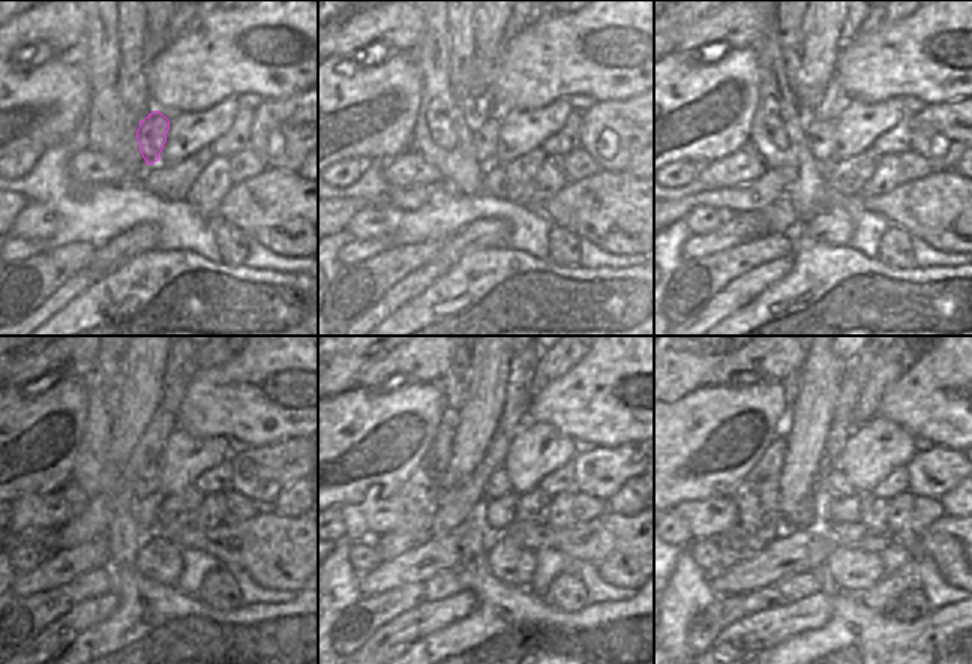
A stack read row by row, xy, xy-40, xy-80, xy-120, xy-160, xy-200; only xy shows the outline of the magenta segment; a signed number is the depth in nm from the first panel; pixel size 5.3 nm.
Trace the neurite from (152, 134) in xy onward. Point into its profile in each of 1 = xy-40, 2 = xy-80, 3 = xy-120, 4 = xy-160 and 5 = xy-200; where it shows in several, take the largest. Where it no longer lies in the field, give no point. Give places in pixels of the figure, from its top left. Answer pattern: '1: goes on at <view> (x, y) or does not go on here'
1: goes on at xy-40 (485, 129)
2: goes on at xy-80 (821, 134)
3: goes on at xy-120 (147, 481)
4: goes on at xy-160 (497, 486)
5: goes on at xy-200 (833, 484)

